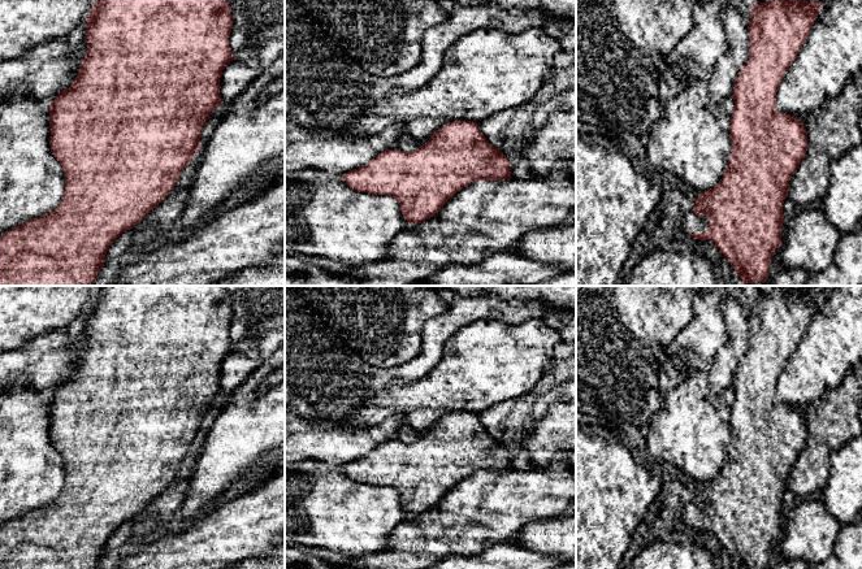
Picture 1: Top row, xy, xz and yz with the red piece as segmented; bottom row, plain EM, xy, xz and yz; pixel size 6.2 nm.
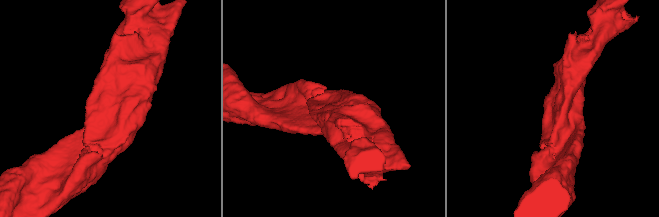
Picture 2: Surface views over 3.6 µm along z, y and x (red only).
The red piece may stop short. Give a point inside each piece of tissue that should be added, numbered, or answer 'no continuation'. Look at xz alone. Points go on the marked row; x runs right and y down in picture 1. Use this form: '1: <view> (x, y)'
no continuation

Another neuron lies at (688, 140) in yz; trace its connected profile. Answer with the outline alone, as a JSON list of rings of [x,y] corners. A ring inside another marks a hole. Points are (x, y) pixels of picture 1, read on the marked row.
[[[693,82],[663,107],[660,118],[642,142],[647,158],[654,166],[673,173],[698,194],[719,183],[732,152],[729,131],[719,125],[710,107],[709,82]]]

